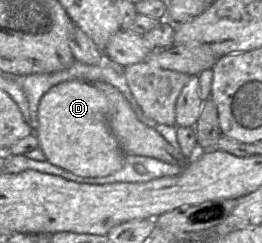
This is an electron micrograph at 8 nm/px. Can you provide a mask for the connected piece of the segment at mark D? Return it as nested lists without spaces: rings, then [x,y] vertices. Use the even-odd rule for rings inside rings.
[[[64,81],[44,94],[35,135],[48,162],[78,176],[104,177],[124,165],[125,153],[108,122],[107,98],[91,82]]]

